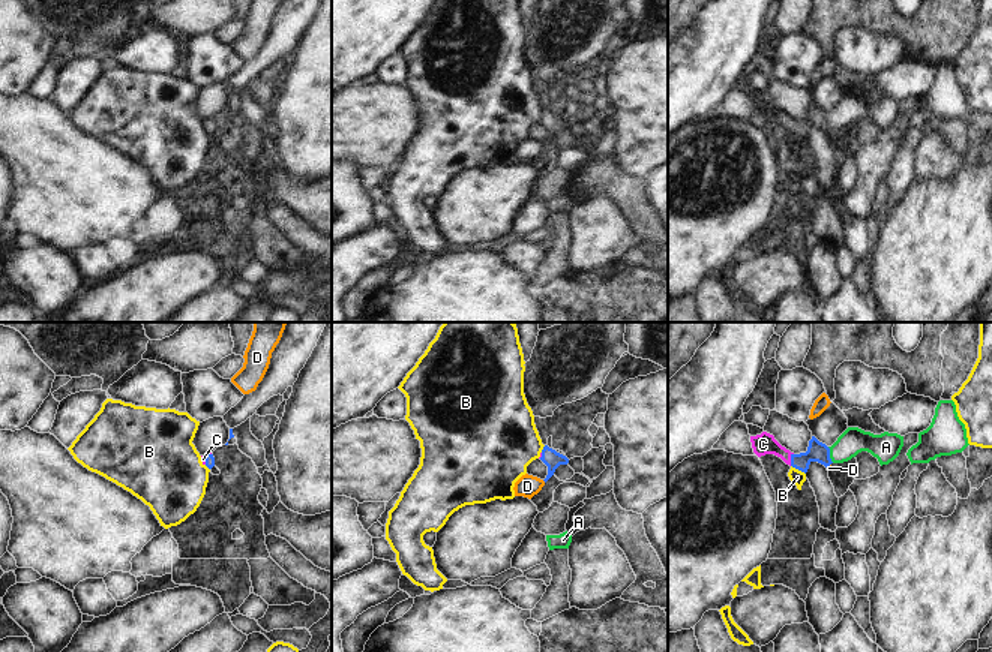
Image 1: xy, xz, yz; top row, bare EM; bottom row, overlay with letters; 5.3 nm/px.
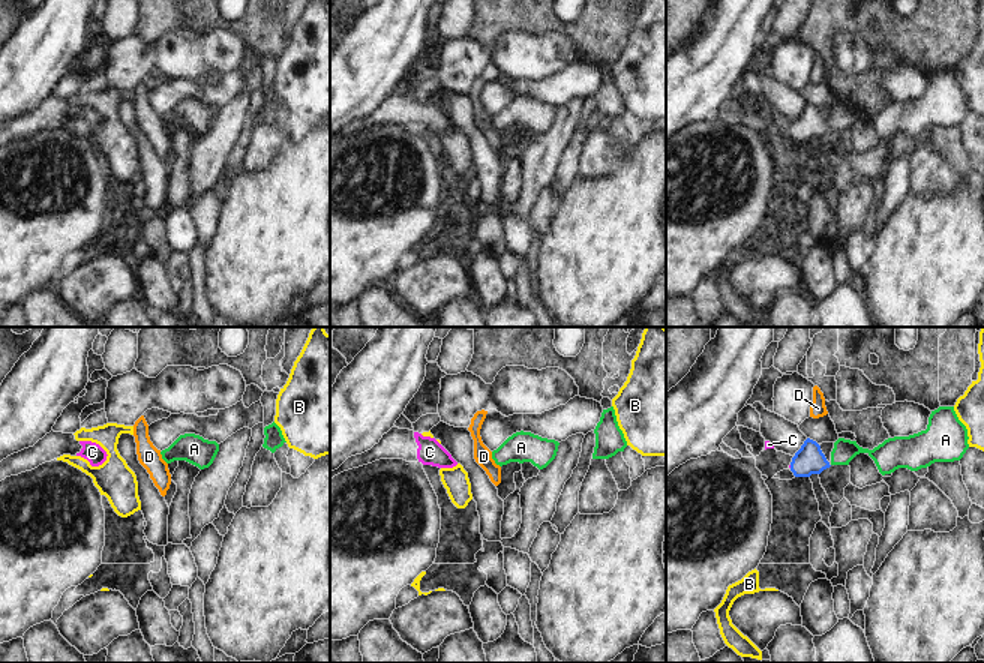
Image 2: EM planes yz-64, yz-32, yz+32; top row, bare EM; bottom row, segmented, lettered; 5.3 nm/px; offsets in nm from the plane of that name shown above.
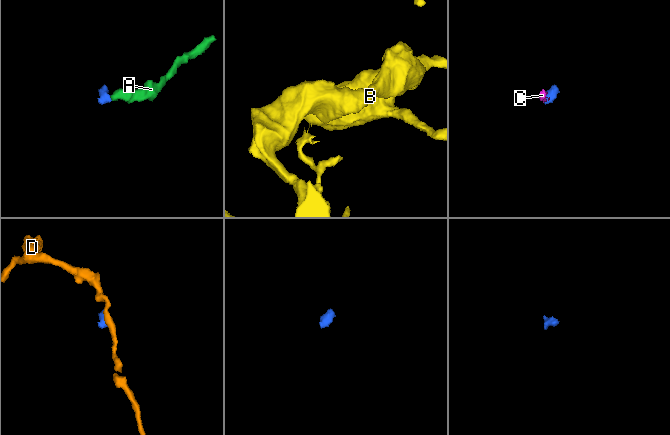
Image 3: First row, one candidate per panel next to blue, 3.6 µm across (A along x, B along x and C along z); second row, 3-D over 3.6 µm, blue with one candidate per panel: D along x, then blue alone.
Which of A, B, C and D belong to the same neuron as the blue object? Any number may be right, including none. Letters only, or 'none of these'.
A, C

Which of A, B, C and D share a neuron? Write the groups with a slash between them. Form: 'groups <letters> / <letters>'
groups A C / B / D

